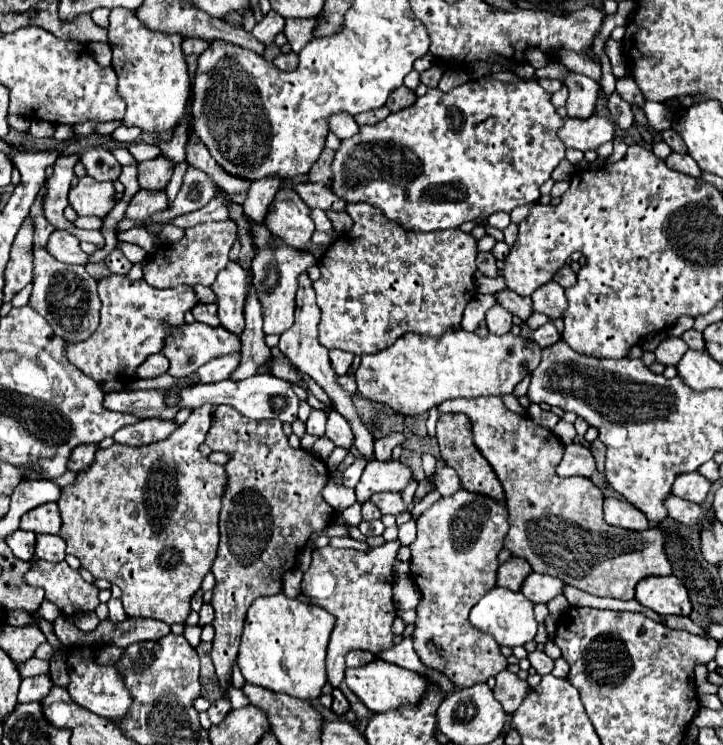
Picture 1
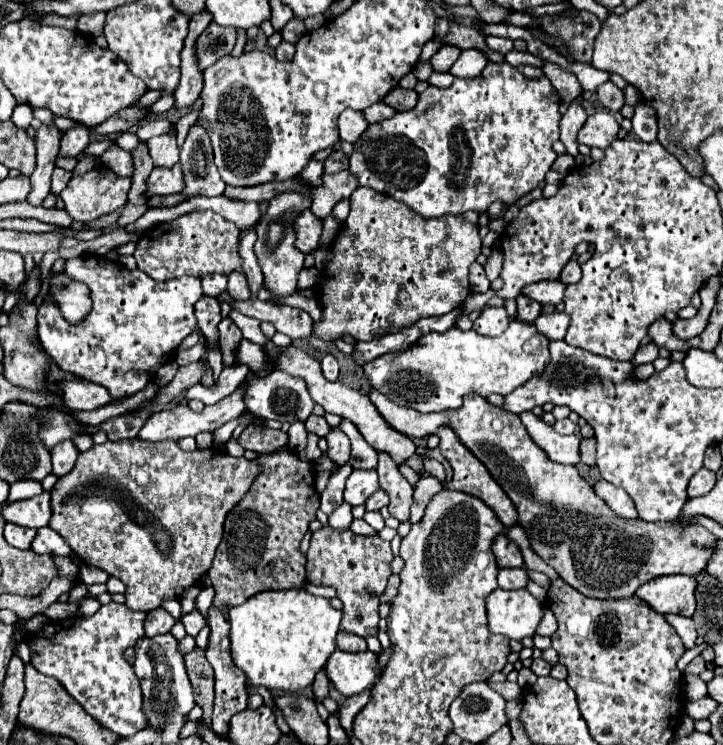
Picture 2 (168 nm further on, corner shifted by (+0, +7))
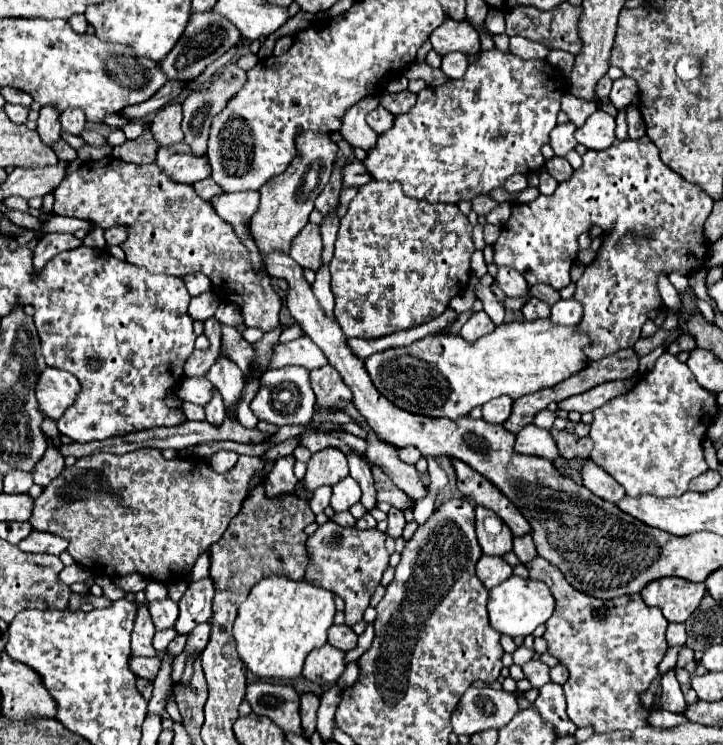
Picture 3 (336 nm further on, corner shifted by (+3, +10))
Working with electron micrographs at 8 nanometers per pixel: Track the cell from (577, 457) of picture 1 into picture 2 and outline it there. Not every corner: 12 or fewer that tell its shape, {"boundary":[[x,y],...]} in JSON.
{"boundary":[[534,413],[520,415],[536,445],[556,463],[580,463],[576,435],[560,435]]}

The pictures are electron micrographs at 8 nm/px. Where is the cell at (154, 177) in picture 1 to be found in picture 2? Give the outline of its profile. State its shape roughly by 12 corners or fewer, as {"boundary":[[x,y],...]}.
{"boundary":[[176,131],[148,141],[154,165],[178,163]]}

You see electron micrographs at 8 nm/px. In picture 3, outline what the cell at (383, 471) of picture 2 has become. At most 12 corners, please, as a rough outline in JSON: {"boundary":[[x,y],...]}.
{"boundary":[[391,508],[387,534],[401,536],[405,528],[403,512]]}

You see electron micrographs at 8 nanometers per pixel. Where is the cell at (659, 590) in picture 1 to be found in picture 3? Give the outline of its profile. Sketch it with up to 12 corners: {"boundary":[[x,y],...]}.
{"boundary":[[659,578],[641,590],[669,622],[685,622],[707,586]]}

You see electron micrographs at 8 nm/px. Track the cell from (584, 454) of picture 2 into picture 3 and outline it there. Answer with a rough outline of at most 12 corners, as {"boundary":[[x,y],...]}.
{"boundary":[[551,430],[563,458],[589,458],[591,438]]}

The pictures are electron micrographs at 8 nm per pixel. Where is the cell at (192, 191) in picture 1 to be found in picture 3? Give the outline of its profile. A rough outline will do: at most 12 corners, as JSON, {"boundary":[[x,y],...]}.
{"boundary":[[235,62],[183,102],[185,144],[207,154],[209,126],[247,76]]}

